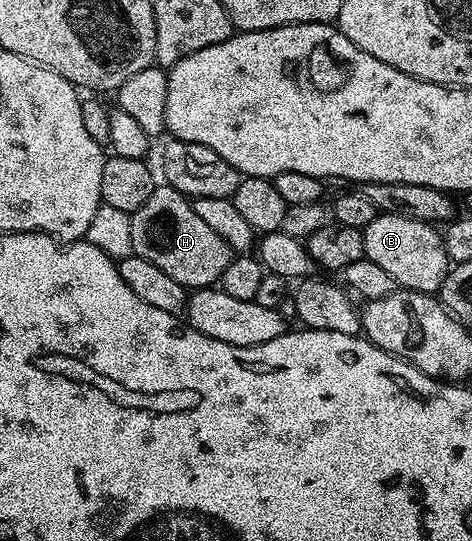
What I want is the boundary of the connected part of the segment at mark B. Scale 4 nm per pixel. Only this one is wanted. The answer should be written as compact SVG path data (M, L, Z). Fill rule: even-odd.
M377 213L362 232L364 255L378 263L378 267L384 268L400 289L412 289L416 293L429 295L439 294L442 283L448 278L450 262L441 230L436 225L427 225L425 221L397 213Z

